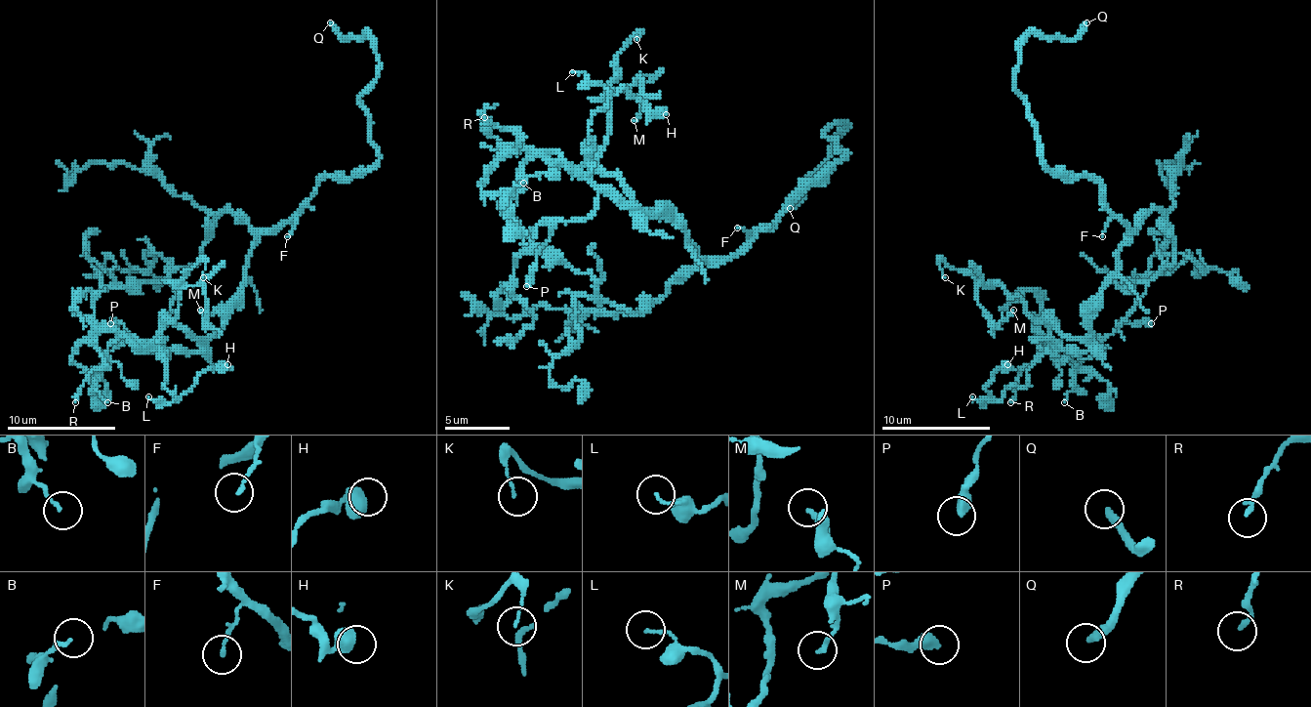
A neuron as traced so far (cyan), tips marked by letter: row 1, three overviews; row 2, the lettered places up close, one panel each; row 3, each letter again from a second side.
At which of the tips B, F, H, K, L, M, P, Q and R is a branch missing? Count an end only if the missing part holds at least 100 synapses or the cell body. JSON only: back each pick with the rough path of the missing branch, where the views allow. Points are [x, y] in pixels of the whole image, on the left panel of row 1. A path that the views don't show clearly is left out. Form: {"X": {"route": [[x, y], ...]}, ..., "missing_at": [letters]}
{"missing_at": ["Q"]}

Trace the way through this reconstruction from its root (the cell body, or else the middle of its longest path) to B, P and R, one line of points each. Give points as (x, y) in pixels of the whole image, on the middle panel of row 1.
B: (721, 257), (702, 257), (666, 215), (624, 208), (572, 166), (530, 156), (520, 188), (504, 195), (523, 183)
P: (721, 257), (702, 257), (666, 215), (636, 215), (601, 192), (585, 218), (555, 225), (526, 286)
R: (721, 257), (702, 257), (666, 215), (624, 208), (572, 166), (511, 149), (516, 137), (484, 117)

